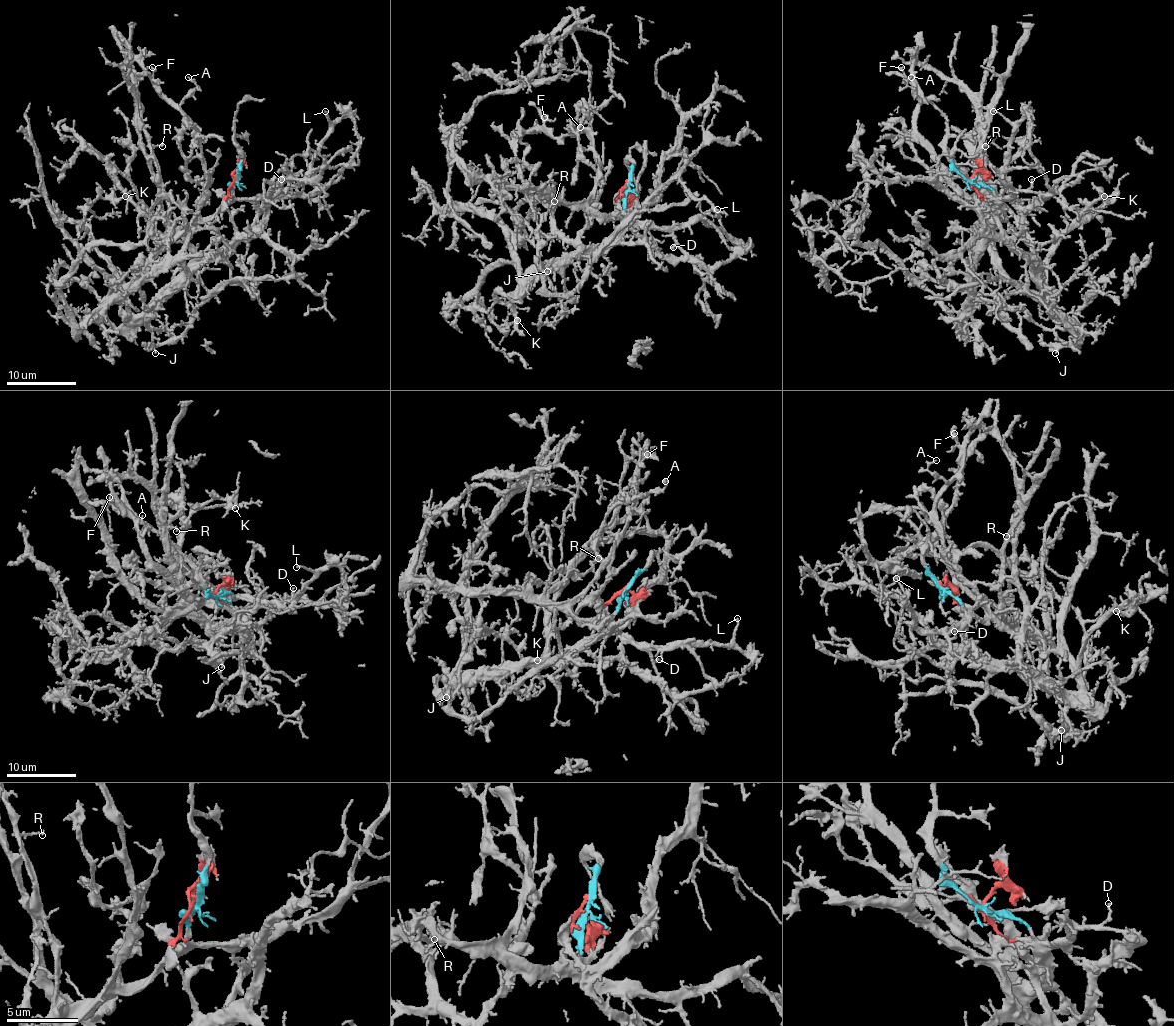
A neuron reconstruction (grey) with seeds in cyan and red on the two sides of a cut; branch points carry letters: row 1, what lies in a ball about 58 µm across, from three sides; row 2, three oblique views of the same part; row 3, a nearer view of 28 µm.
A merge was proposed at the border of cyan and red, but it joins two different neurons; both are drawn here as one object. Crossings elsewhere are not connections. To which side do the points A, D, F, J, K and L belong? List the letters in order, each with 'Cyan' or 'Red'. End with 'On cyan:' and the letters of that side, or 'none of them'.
A: Cyan
D: Cyan
F: Cyan
J: Red
K: Red
L: Cyan
On cyan: A, D, F, L

